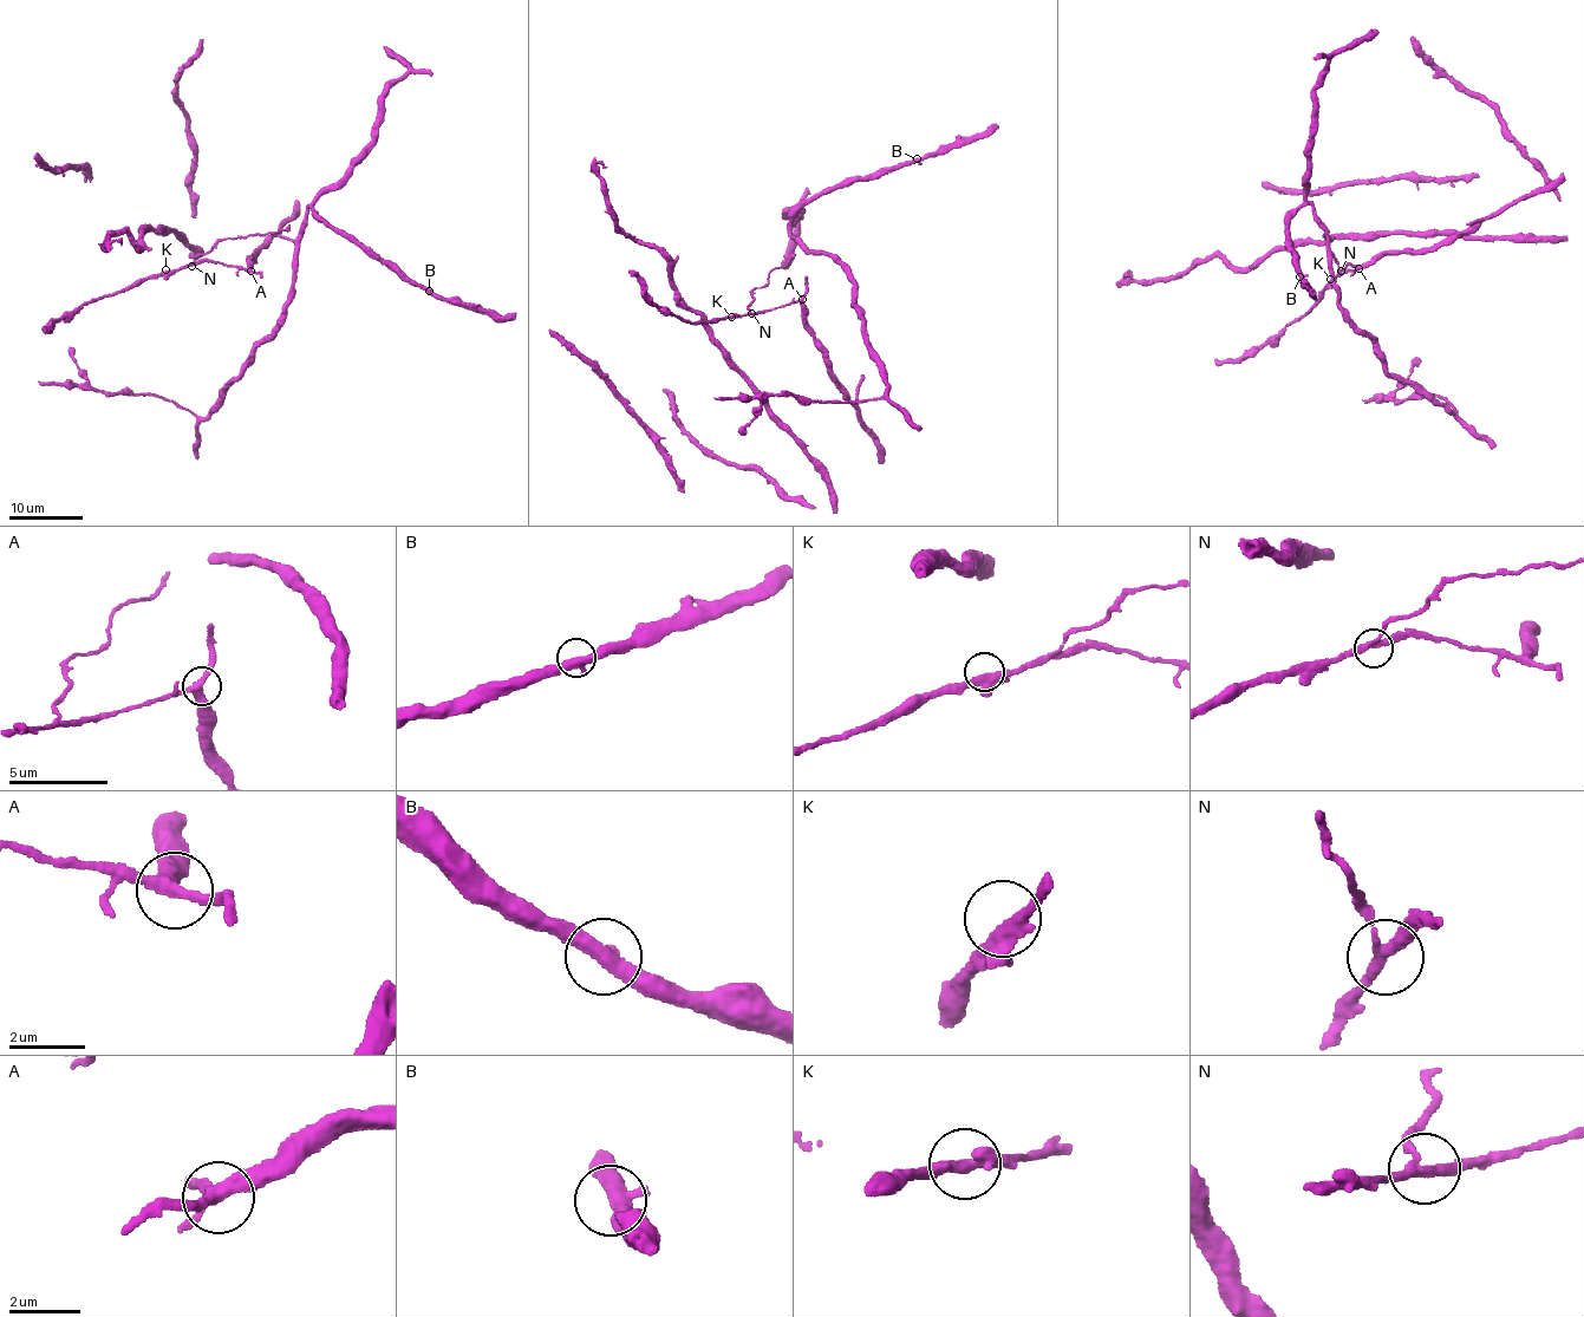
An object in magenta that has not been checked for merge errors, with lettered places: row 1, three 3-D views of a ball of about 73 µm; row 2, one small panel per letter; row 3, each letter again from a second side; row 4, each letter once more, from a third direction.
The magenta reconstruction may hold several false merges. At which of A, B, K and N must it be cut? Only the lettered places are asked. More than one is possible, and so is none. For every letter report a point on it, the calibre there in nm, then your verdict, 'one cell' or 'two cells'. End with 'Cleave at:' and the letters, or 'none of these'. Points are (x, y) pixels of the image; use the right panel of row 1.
A: place (1358, 268); calibre 320 nm; one cell
B: place (1299, 276); calibre 440 nm; one cell
K: place (1330, 279); calibre 320 nm; one cell
N: place (1341, 271); calibre 240 nm; one cell
Cleave at: none of these

